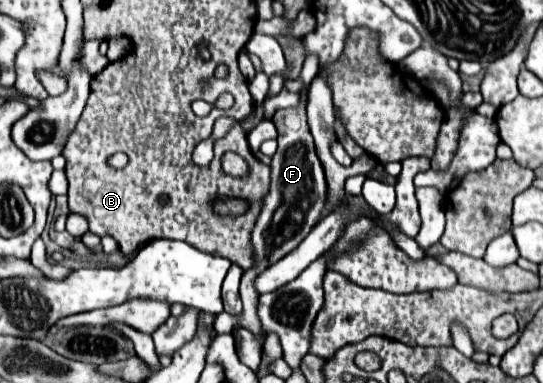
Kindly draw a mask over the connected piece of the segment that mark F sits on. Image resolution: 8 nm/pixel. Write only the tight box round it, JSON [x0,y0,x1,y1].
[214,107,328,335]

